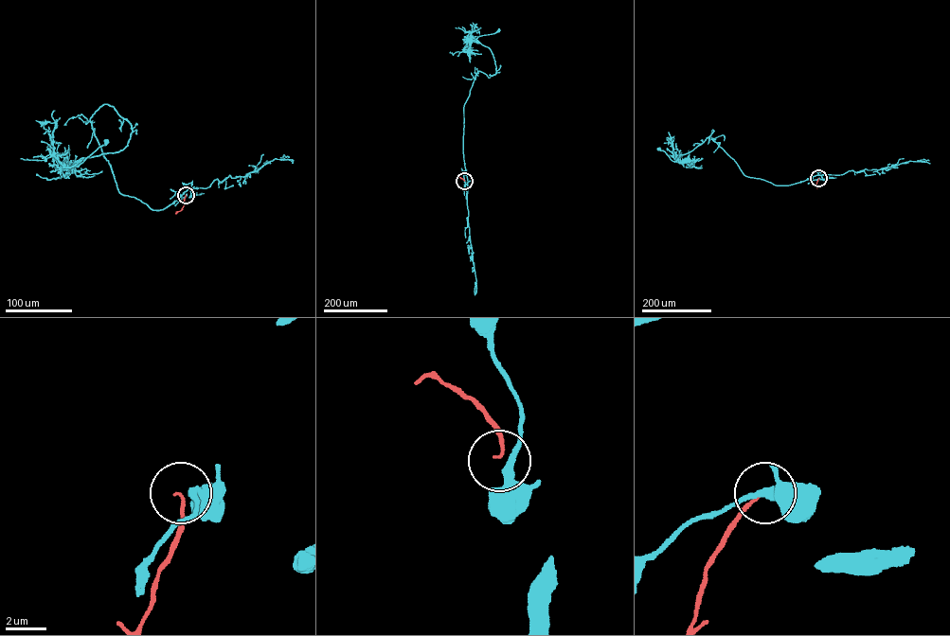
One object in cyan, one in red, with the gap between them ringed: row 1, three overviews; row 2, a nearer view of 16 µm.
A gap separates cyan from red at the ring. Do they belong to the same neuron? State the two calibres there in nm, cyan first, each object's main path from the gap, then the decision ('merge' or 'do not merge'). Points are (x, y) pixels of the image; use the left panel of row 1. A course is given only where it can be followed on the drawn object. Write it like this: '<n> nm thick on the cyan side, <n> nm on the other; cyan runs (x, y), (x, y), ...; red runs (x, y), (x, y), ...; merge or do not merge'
360 nm thick on the cyan side, 100 nm on the other; cyan runs (186, 195), (154, 210), (119, 193), (90, 121), (107, 104), (131, 126), (127, 145), (77, 167), (106, 141); red runs (186, 195), (183, 207), (175, 214); do not merge

